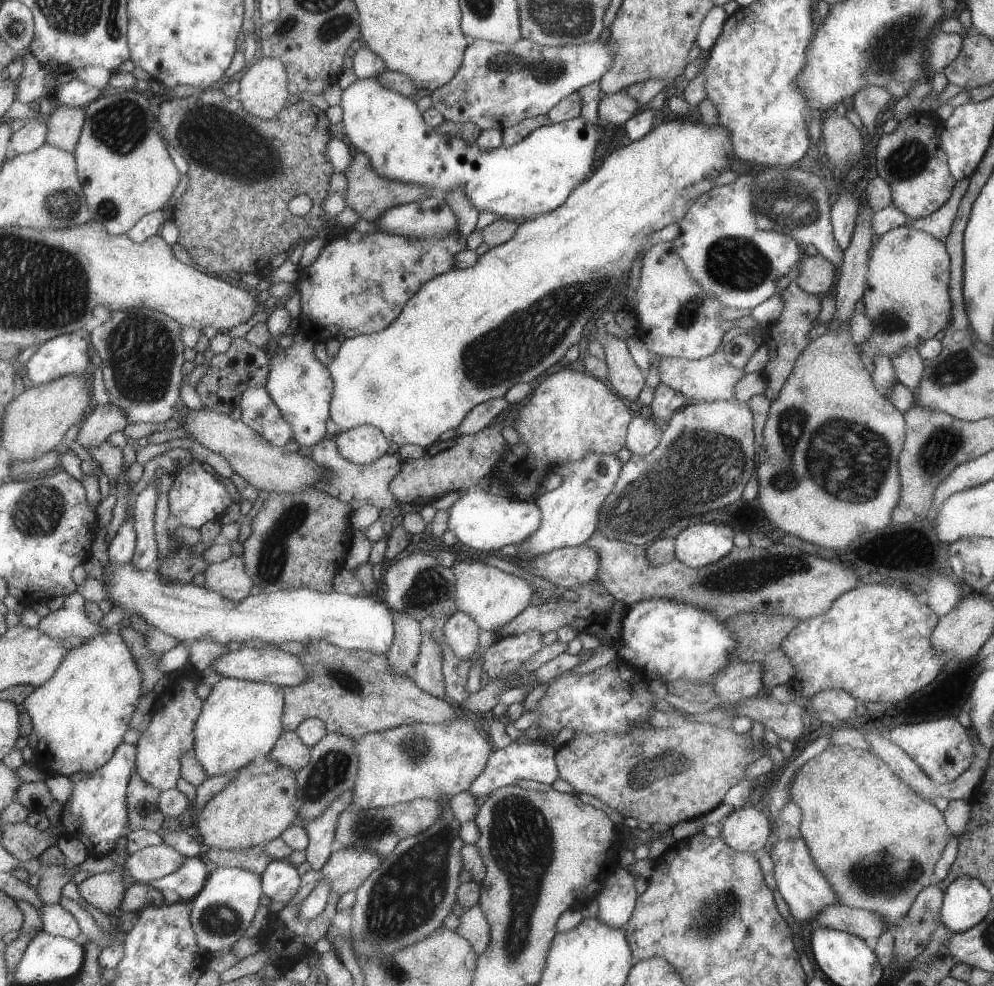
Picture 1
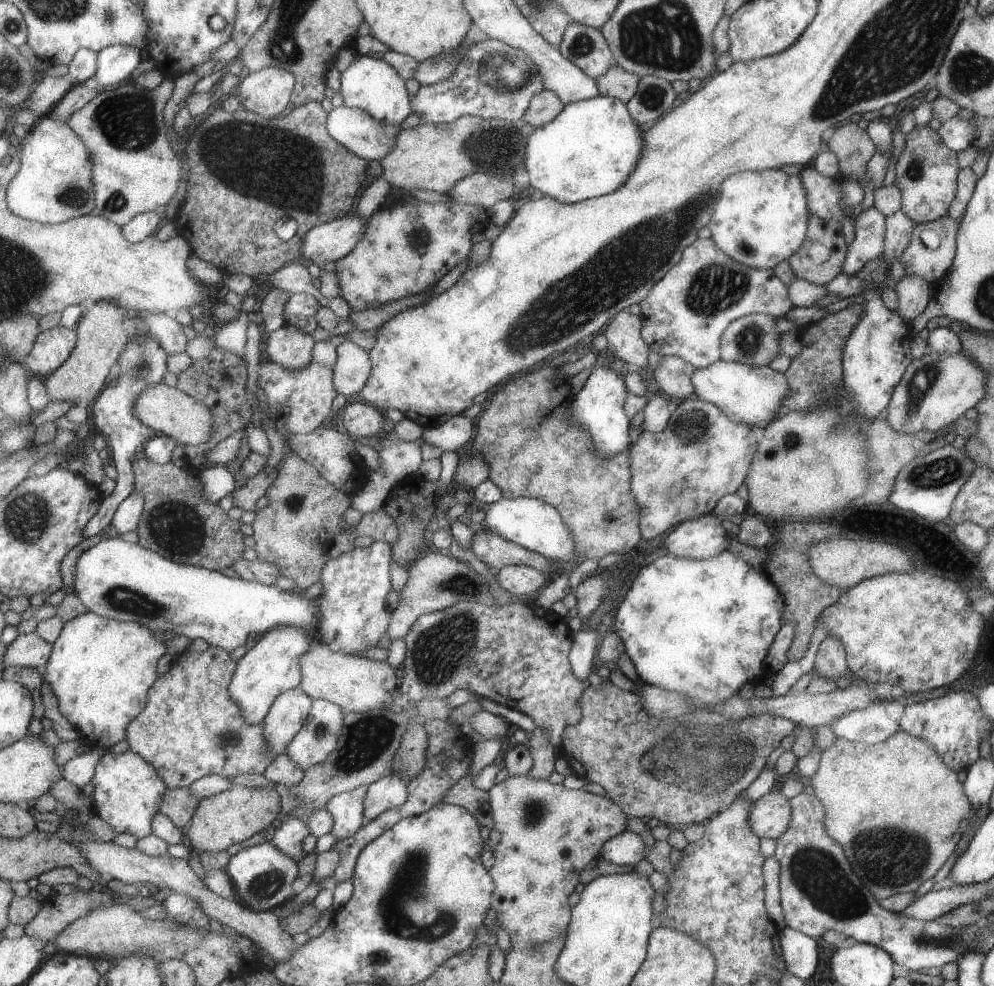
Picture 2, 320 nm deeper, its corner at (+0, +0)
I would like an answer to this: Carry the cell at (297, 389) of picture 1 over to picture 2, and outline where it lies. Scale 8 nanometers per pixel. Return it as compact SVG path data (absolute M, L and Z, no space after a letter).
M287 323L268 335L267 362L275 361L288 369L302 369L313 358L316 342L311 333Z

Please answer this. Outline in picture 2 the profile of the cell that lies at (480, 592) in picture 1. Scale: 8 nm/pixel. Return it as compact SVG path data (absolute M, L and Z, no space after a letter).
M505 565L494 574L498 585L511 594L529 594L545 584L543 573L527 565Z

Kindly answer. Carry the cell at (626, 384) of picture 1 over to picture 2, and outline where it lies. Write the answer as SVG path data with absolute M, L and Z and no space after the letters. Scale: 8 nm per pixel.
M620 310L605 327L606 349L633 365L633 369L641 369L647 365L647 355L650 353L648 344L640 334L642 320L640 315L630 314L628 310Z

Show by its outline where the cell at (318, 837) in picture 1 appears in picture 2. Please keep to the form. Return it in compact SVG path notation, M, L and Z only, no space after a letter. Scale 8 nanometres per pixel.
M368 785L335 795L326 806L335 819L332 834L337 840L343 840L355 834L363 826L365 799Z

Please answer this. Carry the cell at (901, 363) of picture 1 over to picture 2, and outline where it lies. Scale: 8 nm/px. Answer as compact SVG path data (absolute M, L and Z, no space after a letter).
M903 275L892 285L898 298L893 311L905 323L909 323L923 312L930 299L931 287L924 278L917 275Z

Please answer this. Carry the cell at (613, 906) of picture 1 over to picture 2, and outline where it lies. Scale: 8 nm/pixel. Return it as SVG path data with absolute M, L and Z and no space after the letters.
M625 829L604 842L600 858L619 866L633 866L644 858L646 848L641 836Z

